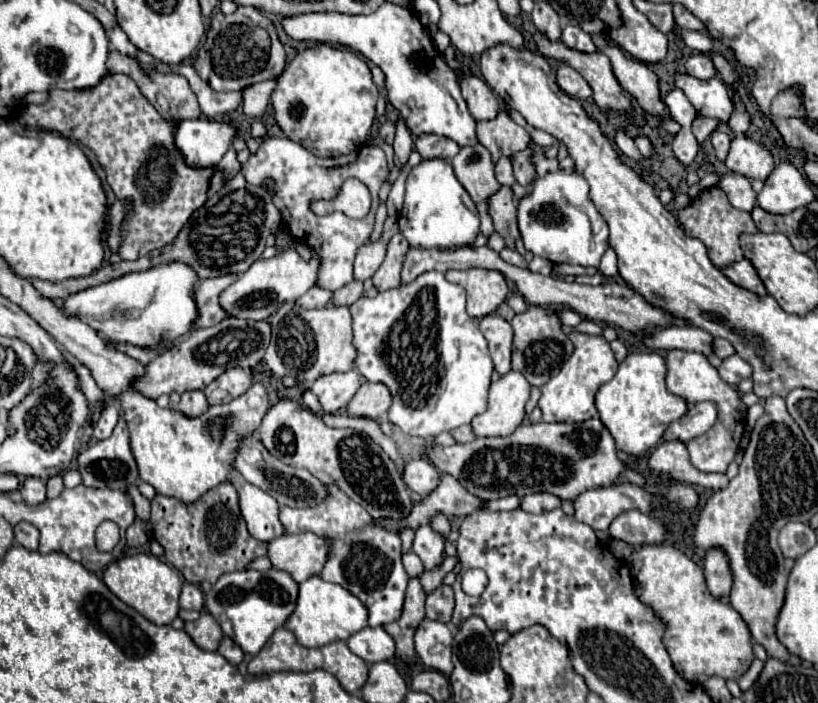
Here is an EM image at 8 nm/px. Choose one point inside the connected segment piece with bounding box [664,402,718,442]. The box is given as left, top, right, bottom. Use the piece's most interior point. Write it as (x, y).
(701, 416)

